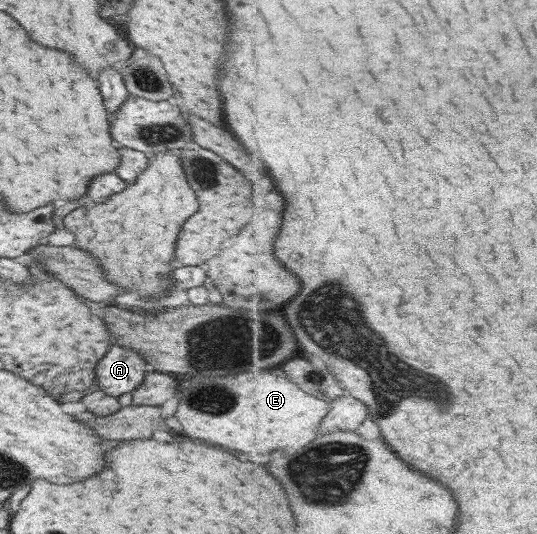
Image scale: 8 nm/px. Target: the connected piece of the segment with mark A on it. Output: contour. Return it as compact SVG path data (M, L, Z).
M116 344L96 362L94 381L107 396L117 398L135 390L147 371L150 367L140 354Z

